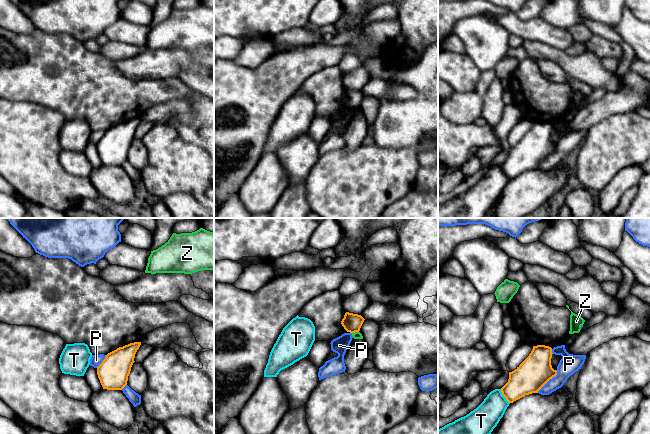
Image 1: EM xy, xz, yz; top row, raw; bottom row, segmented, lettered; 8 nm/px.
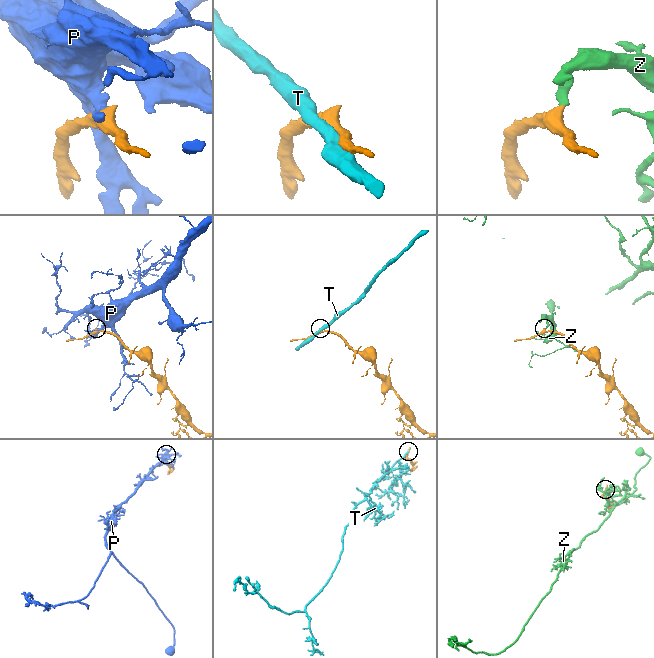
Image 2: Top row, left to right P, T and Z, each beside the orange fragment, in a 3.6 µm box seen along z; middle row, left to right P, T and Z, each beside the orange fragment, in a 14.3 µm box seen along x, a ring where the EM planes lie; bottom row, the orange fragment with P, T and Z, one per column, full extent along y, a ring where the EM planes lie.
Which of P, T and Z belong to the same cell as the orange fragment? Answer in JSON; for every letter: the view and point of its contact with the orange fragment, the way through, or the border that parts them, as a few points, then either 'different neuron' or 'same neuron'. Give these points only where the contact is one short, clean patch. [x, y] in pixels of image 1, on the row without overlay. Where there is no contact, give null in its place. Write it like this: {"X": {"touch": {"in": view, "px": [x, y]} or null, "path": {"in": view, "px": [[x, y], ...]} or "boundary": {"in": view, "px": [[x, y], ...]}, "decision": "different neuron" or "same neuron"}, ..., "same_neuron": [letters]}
{"P": {"touch": {"in": "yz", "px": [548, 156]}, "decision": "different neuron"}, "T": {"touch": {"in": "yz", "px": [503, 171]}, "decision": "different neuron"}, "Z": {"touch": {"in": "xz", "px": [355, 107]}, "boundary": {"in": "xz", "px": [[358, 107], [352, 109]]}, "decision": "different neuron"}, "same_neuron": []}

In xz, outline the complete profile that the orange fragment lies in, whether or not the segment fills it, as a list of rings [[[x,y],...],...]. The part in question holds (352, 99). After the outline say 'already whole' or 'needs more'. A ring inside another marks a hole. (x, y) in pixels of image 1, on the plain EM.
[[[346,88],[341,100],[347,108],[355,109],[360,107],[364,96],[361,91]]]; already whole

